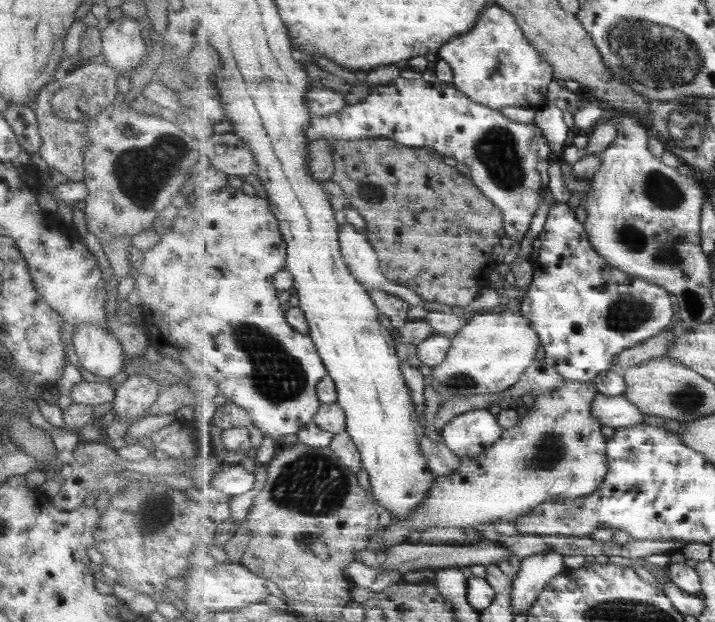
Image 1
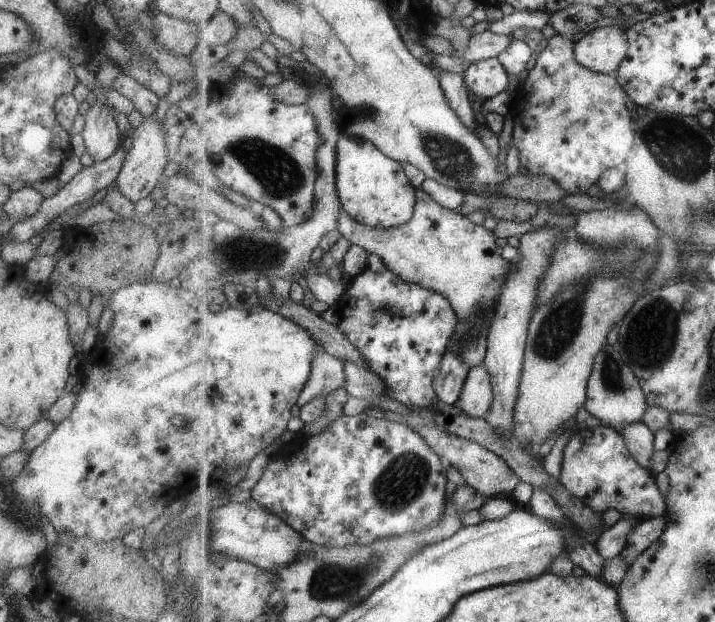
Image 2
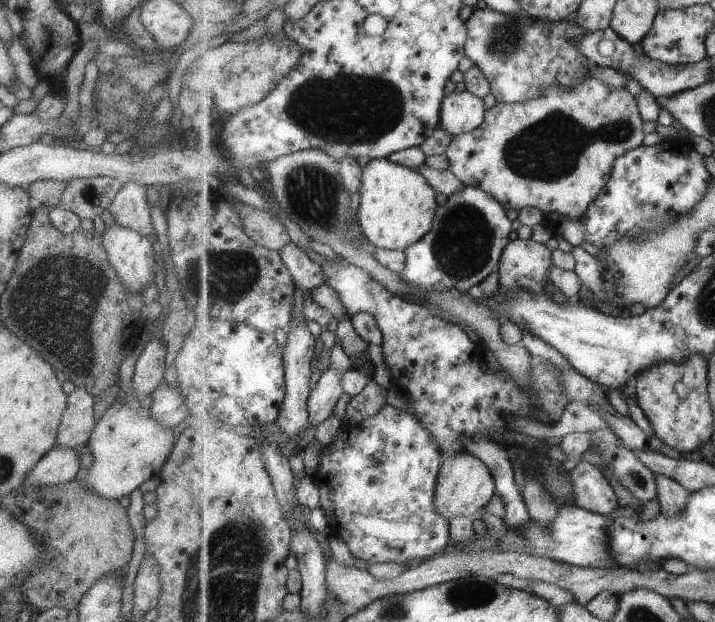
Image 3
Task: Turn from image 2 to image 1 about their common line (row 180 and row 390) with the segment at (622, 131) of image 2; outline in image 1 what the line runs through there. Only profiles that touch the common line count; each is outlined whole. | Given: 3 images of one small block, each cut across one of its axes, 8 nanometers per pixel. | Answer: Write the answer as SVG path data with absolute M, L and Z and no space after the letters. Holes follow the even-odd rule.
M565 379L565 384L551 394L538 394L530 409L526 406L526 414L519 418L519 423L504 429L502 439L497 441L477 458L464 456L461 469L451 477L437 477L429 497L419 505L417 513L406 522L394 522L387 529L379 528L371 545L367 549L377 555L381 548L407 543L411 534L421 533L429 528L461 528L493 523L497 520L514 521L525 516L541 504L550 502L581 500L601 490L610 472L610 460L607 458L608 438L601 433L602 424L593 415L593 402L599 394L598 388L591 383Z

